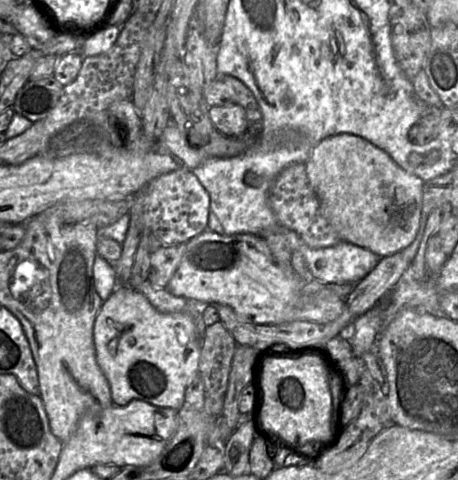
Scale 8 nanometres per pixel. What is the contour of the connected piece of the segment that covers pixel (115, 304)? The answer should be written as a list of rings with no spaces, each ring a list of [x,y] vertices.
[[[118,285],[103,302],[94,323],[94,344],[99,367],[107,378],[114,405],[124,406],[133,399],[179,410],[185,403],[185,390],[199,374],[201,338],[193,317],[186,312],[158,311],[138,289]]]

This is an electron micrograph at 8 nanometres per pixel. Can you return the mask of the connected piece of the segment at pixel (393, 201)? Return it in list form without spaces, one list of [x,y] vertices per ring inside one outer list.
[[[333,135],[314,147],[306,169],[322,216],[343,241],[381,257],[400,252],[414,241],[425,182],[402,169],[384,150],[357,135]]]

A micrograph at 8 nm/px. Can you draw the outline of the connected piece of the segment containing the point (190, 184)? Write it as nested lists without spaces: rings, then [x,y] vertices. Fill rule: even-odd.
[[[177,170],[159,176],[139,195],[143,229],[150,231],[163,246],[186,243],[208,228],[210,196],[191,170]]]

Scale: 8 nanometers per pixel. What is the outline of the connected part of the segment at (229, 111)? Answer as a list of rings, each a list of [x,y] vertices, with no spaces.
[[[239,104],[212,106],[209,115],[214,126],[227,137],[242,137],[249,132],[246,111]]]

